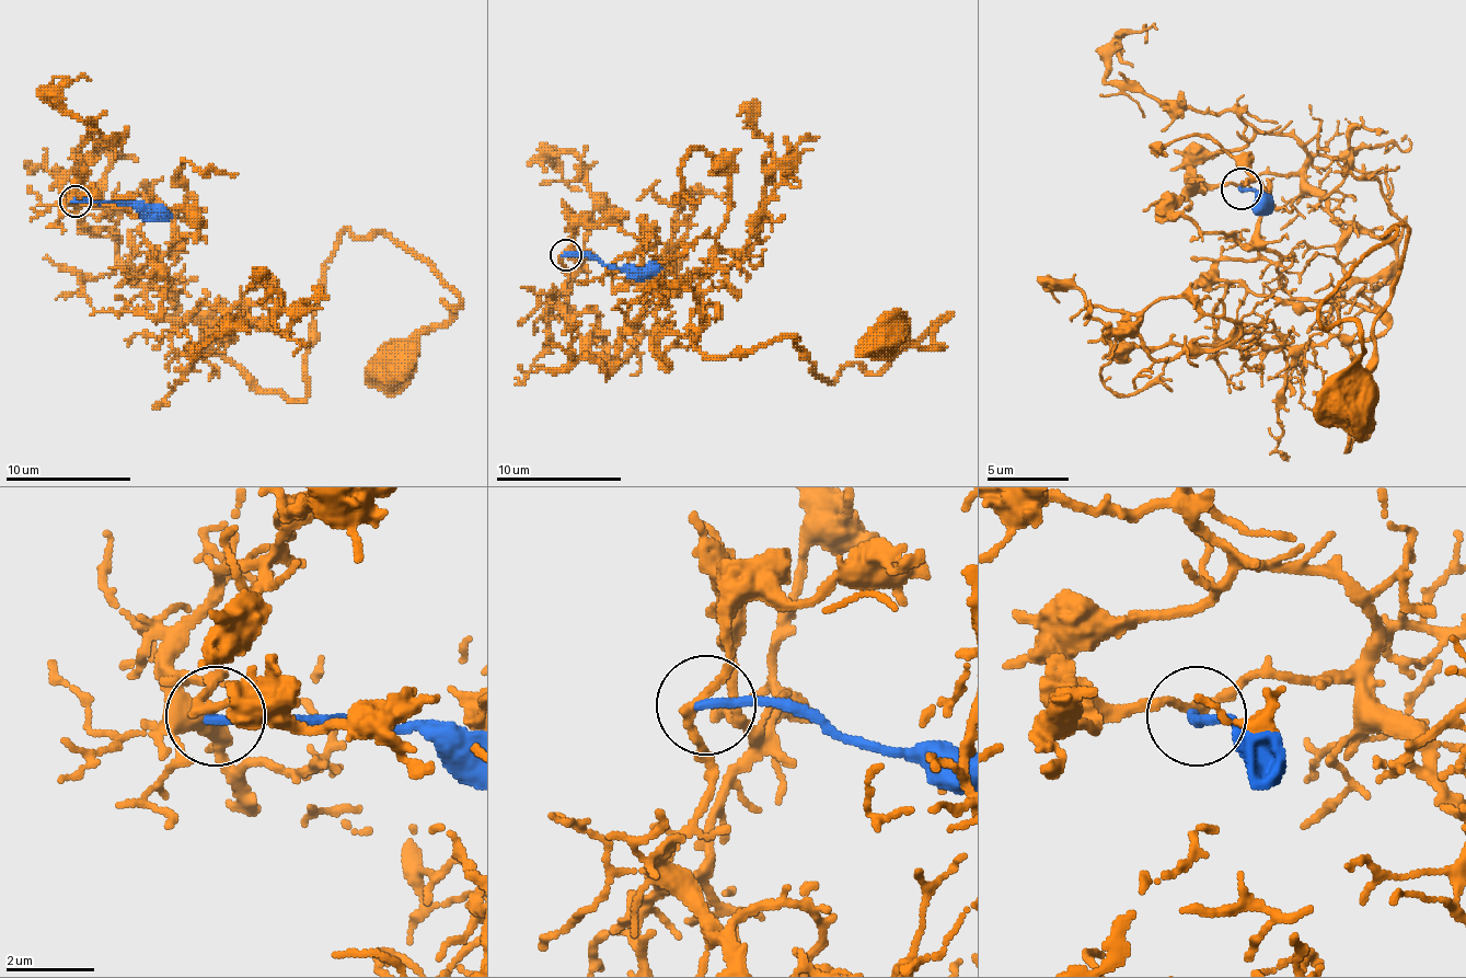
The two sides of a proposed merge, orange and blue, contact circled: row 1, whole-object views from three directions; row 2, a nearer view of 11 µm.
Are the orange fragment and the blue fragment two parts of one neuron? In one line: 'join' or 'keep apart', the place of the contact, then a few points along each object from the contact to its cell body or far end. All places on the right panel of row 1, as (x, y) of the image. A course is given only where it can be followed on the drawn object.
keep apart; place (1241, 188); course orange (1242, 185), (1397, 255), (1286, 300), (1385, 329), (1349, 447), (1406, 234), (1319, 317), (1345, 398); course blue (1242, 190), (1258, 194), (1258, 210)

